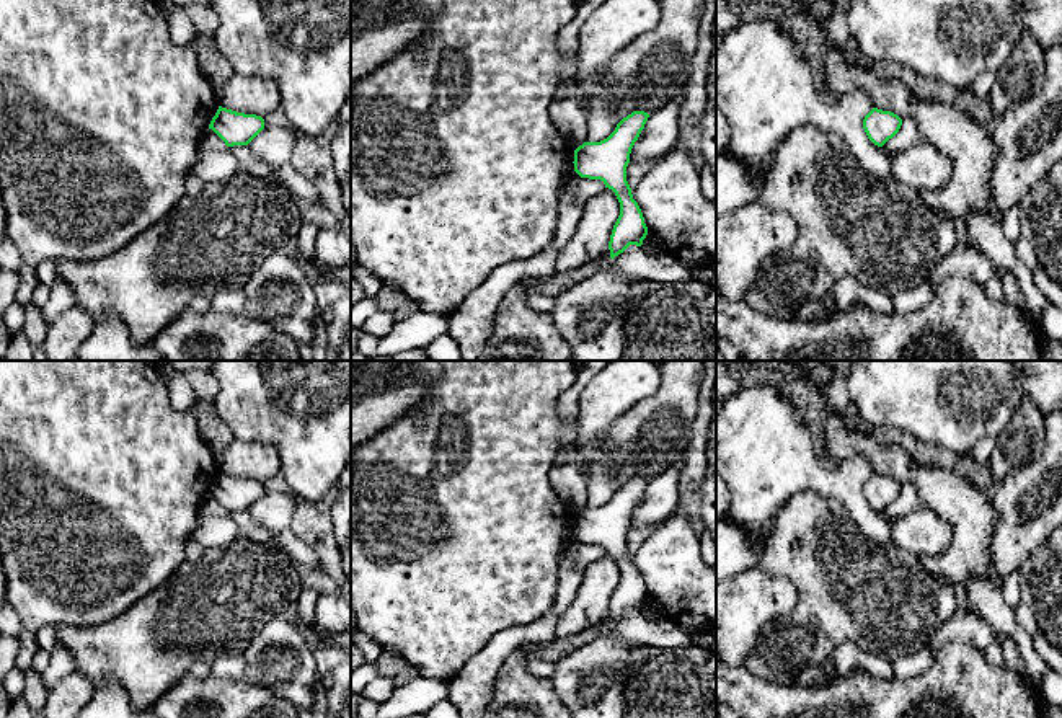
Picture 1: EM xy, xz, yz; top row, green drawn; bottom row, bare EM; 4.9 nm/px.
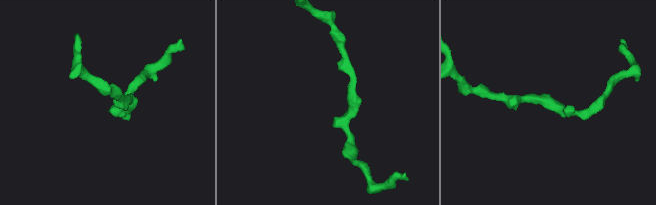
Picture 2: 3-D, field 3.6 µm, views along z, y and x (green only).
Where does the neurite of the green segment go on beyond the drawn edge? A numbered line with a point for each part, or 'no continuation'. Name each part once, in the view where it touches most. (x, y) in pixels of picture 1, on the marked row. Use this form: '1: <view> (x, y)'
no continuation

